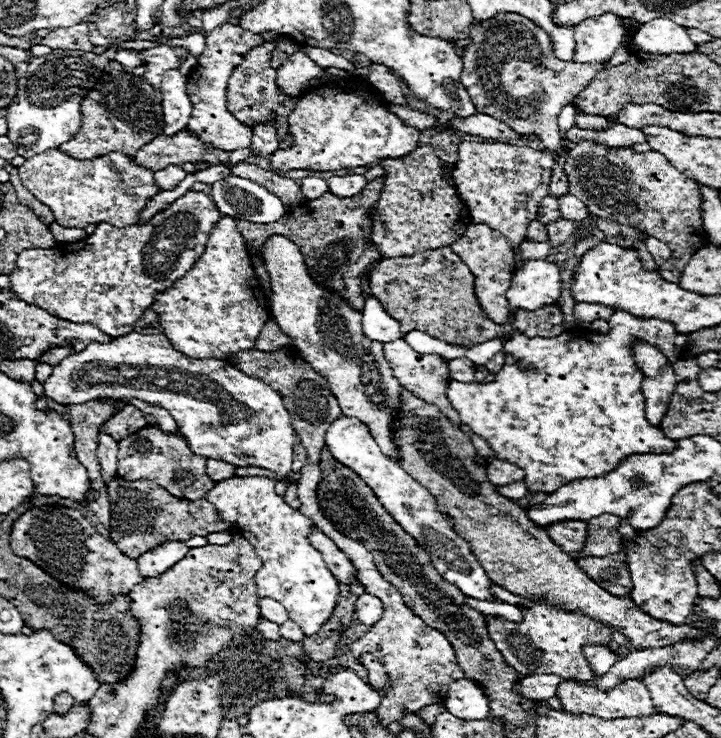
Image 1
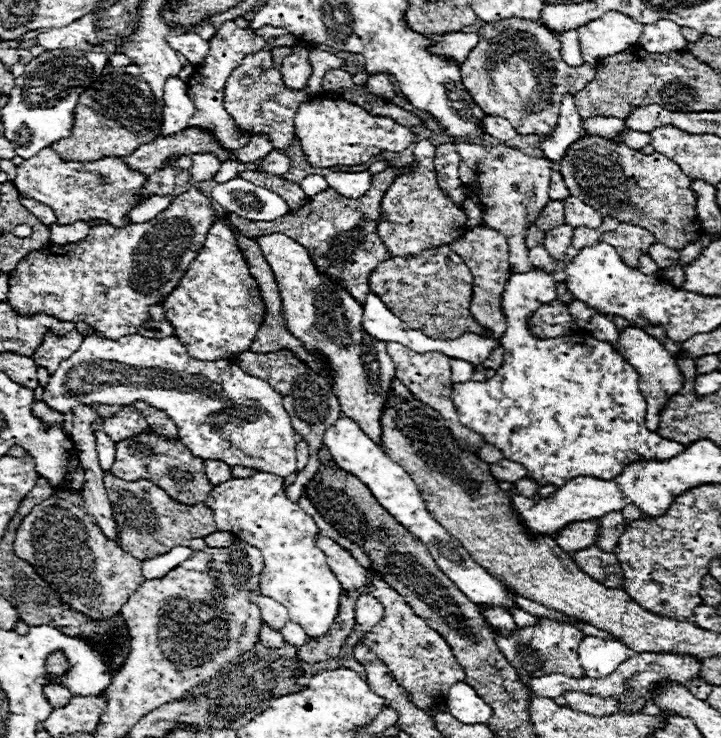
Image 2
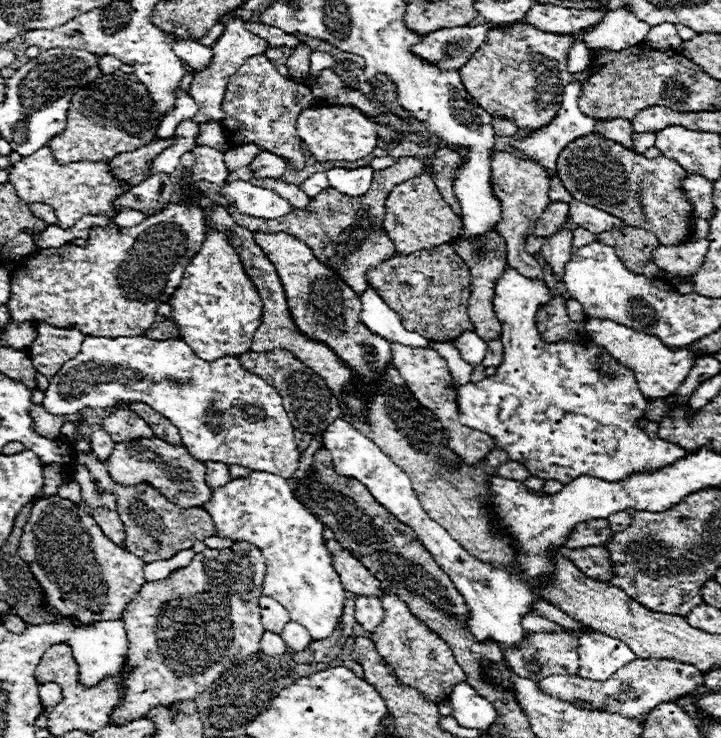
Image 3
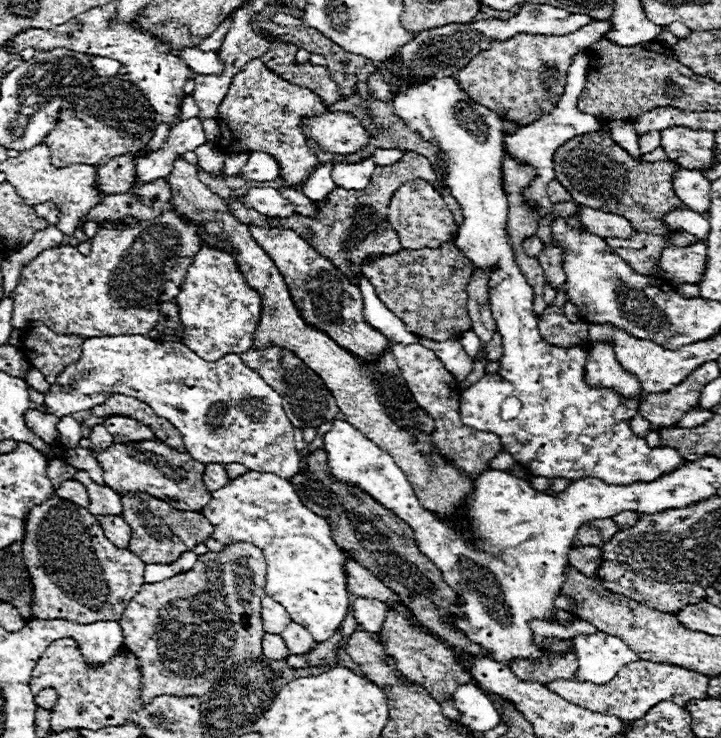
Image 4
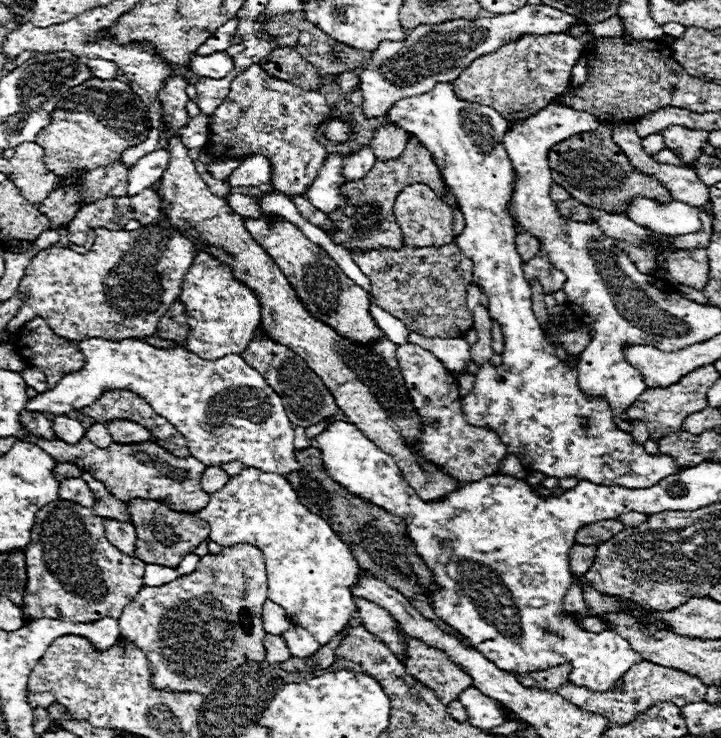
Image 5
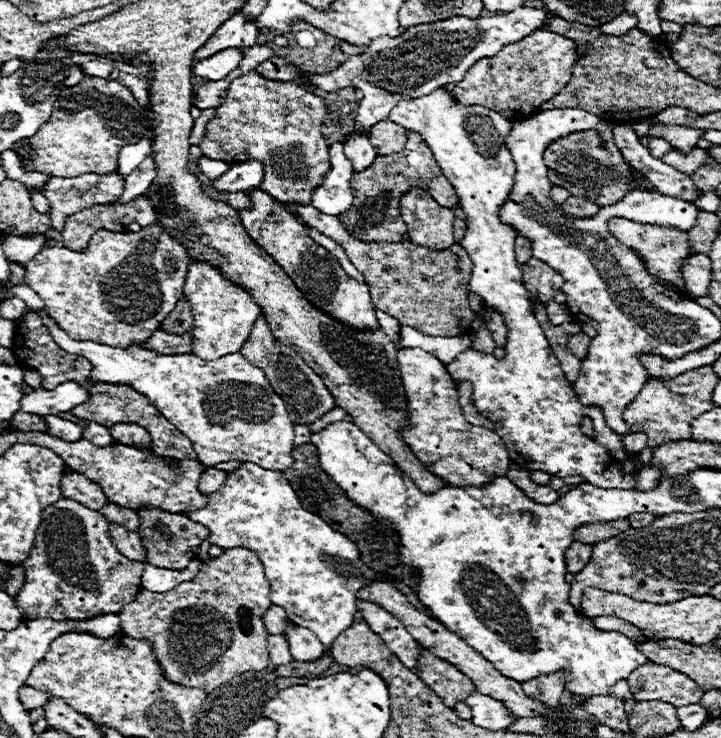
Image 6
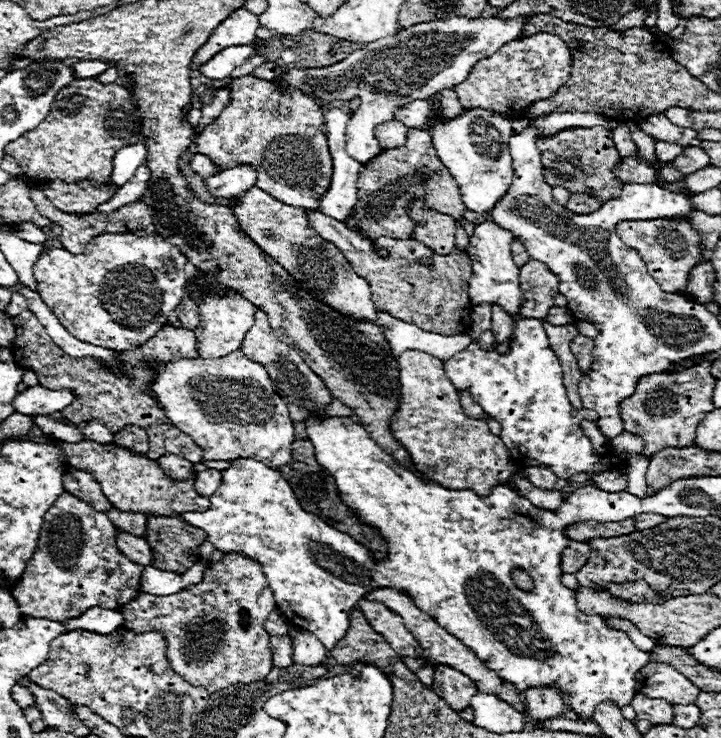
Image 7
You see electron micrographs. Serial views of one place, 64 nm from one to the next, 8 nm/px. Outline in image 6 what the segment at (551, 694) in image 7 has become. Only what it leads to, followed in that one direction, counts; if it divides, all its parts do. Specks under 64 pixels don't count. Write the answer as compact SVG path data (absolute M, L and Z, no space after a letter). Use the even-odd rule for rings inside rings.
M552 672L538 678L532 678L522 684L526 694L532 694L534 698L540 698L542 702L548 702L548 706L556 706L562 700L564 694L564 672Z

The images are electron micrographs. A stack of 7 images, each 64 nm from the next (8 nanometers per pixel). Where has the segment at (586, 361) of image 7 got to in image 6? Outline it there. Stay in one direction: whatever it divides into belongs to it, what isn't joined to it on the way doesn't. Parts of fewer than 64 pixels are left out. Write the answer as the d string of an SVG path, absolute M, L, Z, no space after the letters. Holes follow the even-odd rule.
M580 332L580 334L574 334L570 340L568 340L568 350L572 354L576 354L576 358L584 358L586 356L586 350L588 350L588 344L590 344L590 336Z

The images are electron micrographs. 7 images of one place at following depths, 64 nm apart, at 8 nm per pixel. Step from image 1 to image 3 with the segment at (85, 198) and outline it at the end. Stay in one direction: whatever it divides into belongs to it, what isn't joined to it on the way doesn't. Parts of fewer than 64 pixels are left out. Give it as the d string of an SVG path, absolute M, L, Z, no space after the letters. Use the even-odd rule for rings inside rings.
M48 146L16 162L10 170L8 180L12 182L12 186L16 186L16 194L20 194L20 198L26 204L42 202L52 206L58 218L58 226L64 226L64 228L72 226L82 216L114 218L118 214L118 210L114 208L114 200L130 190L130 186L124 180L118 180L112 174L108 162L58 164Z

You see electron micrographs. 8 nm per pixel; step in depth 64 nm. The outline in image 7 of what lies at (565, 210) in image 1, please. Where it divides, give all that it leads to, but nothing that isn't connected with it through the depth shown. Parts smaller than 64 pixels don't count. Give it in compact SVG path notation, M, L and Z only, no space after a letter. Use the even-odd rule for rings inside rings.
M624 220L616 224L616 234L626 246L632 246L638 250L642 260L648 266L650 276L660 284L664 292L680 292L684 294L686 282L688 282L688 270L704 258L704 250L700 248L698 232L692 228L690 222L680 220Z

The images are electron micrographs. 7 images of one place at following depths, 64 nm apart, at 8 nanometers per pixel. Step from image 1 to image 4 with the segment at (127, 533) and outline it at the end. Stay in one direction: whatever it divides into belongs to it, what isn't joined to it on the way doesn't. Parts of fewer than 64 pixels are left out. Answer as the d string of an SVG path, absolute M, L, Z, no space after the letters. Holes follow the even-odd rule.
M70 448L68 450L68 456L66 456L66 462L70 464L70 466L74 466L74 468L82 468L82 470L88 470L88 474L90 474L90 478L96 482L96 484L100 484L100 486L106 486L106 482L104 482L104 472L100 470L100 464L98 464L98 460L96 458L92 458L94 454L90 452L90 450L86 450L86 448ZM128 492L122 494L122 518L132 528L132 538L128 550L142 558L146 564L164 564L174 562L184 550L192 550L196 544L212 536L214 526L202 512L176 510L168 502L154 498L146 492Z

